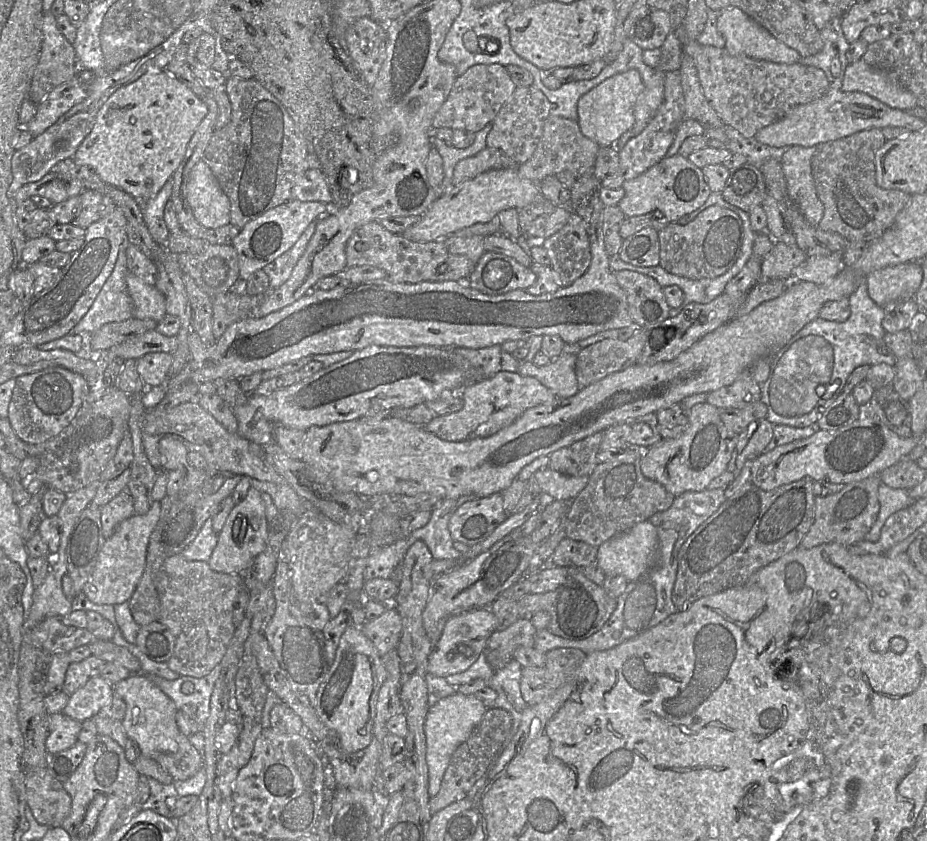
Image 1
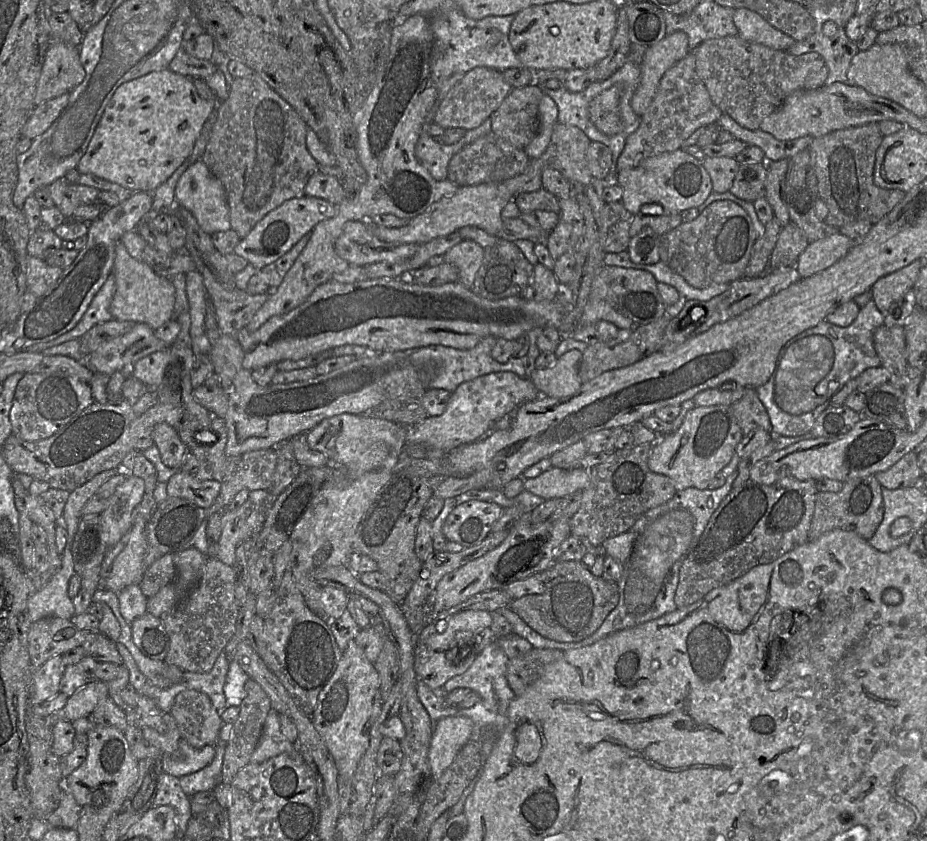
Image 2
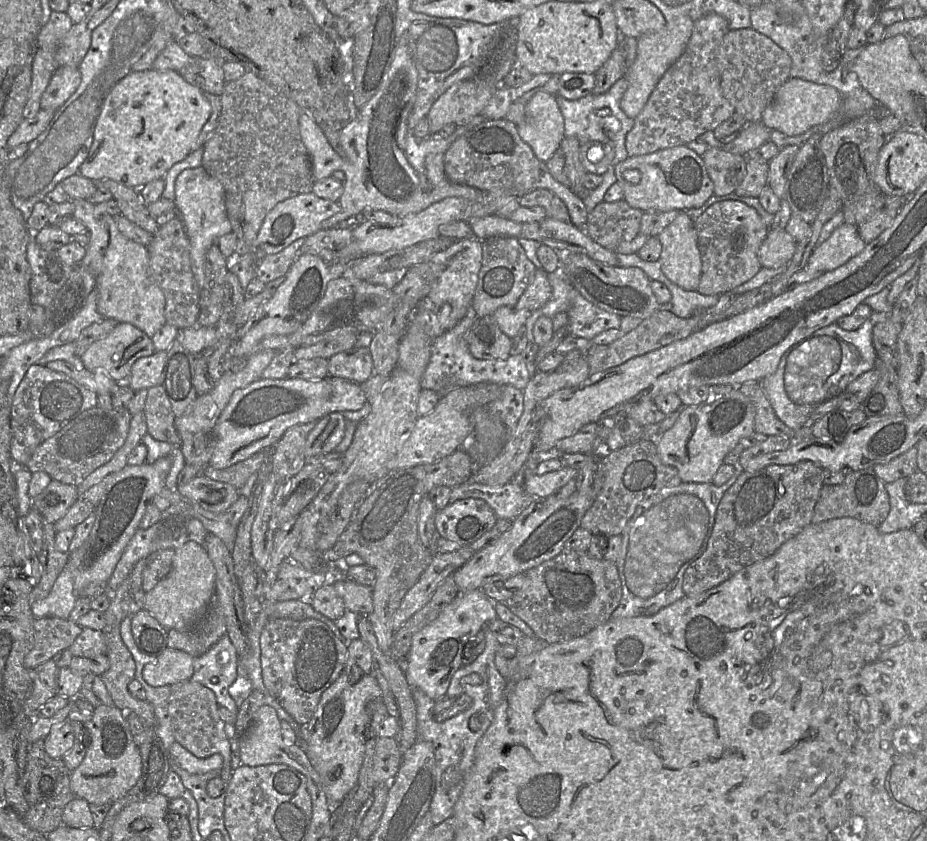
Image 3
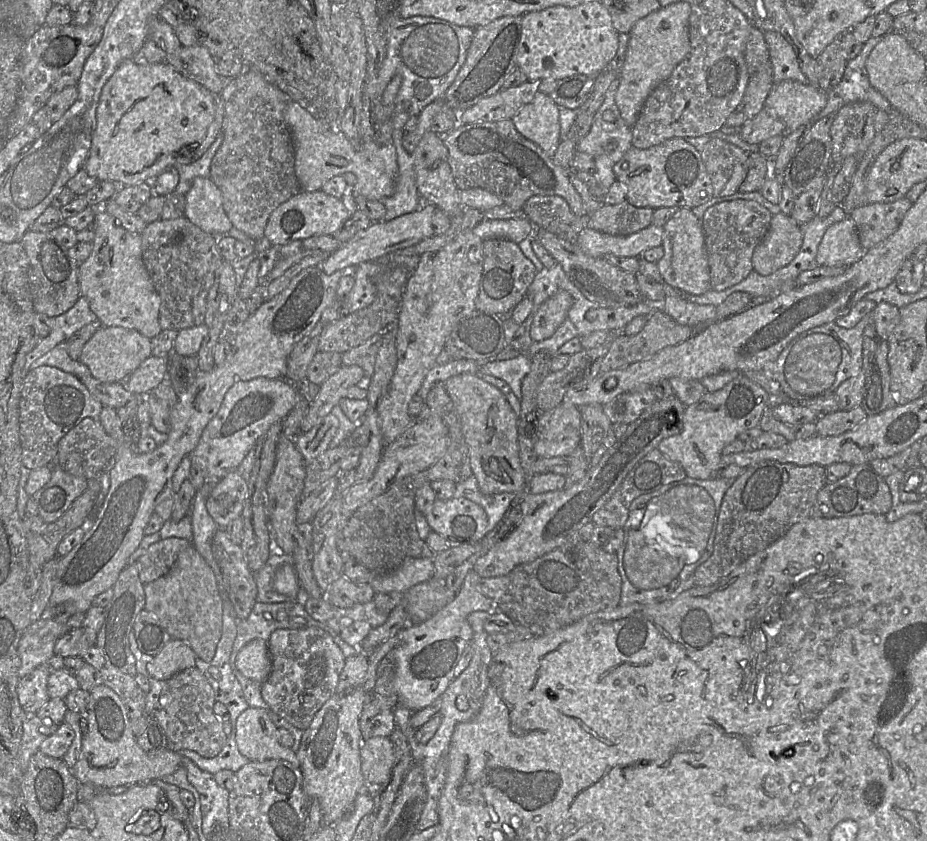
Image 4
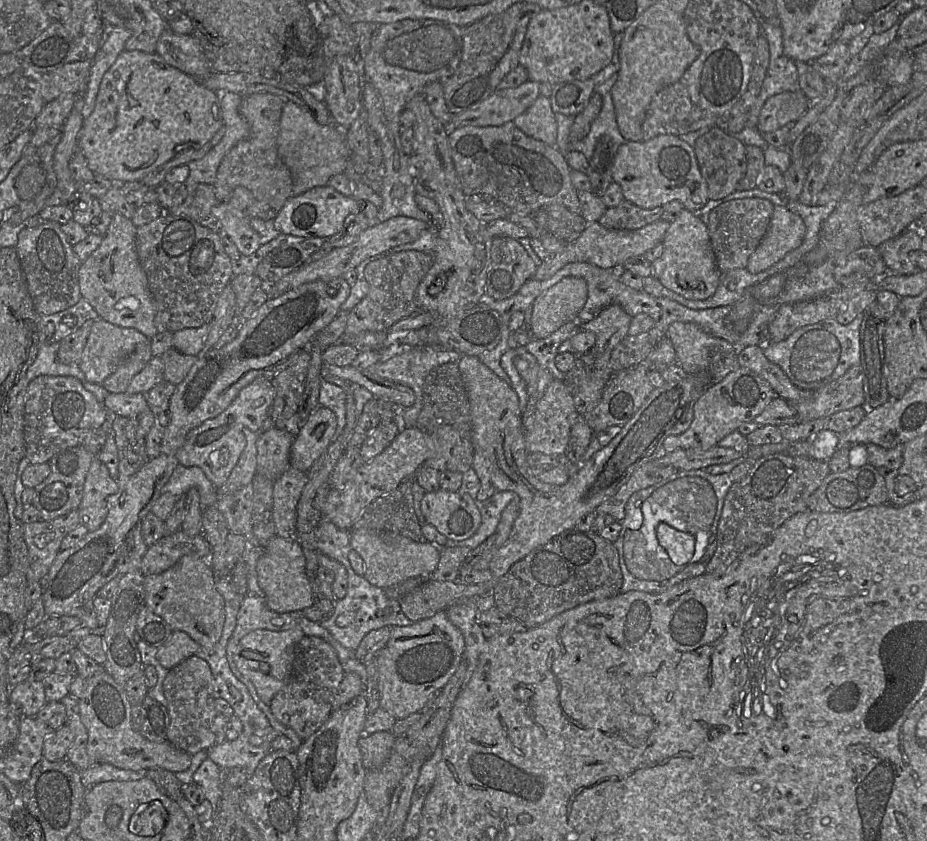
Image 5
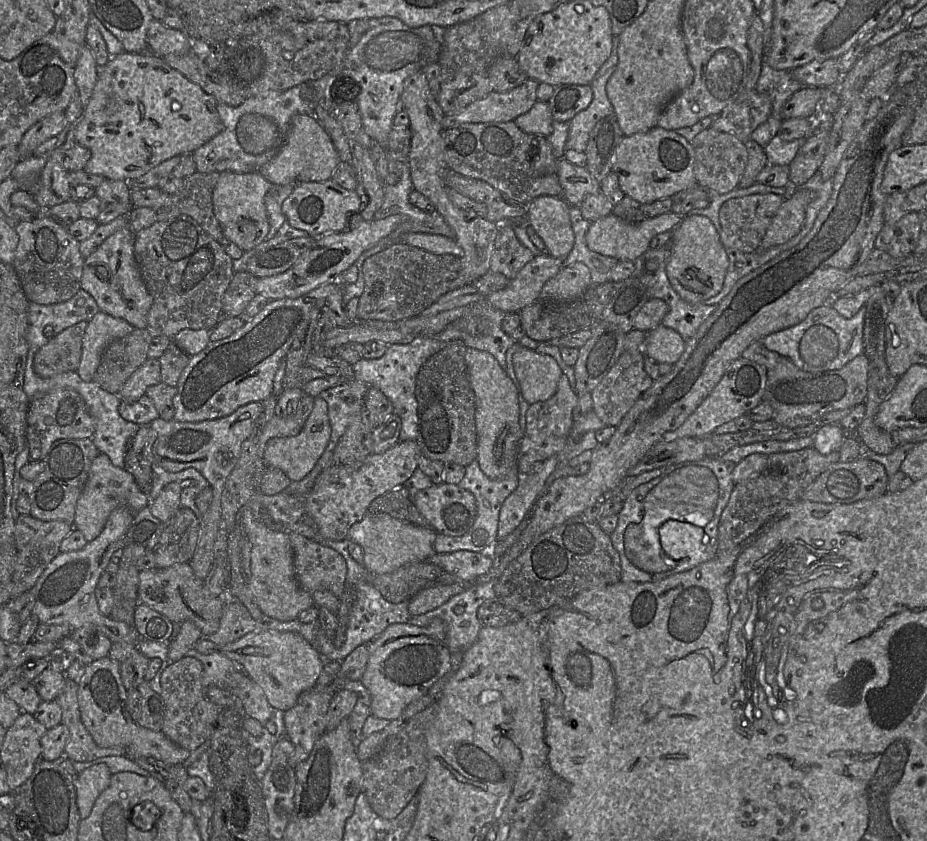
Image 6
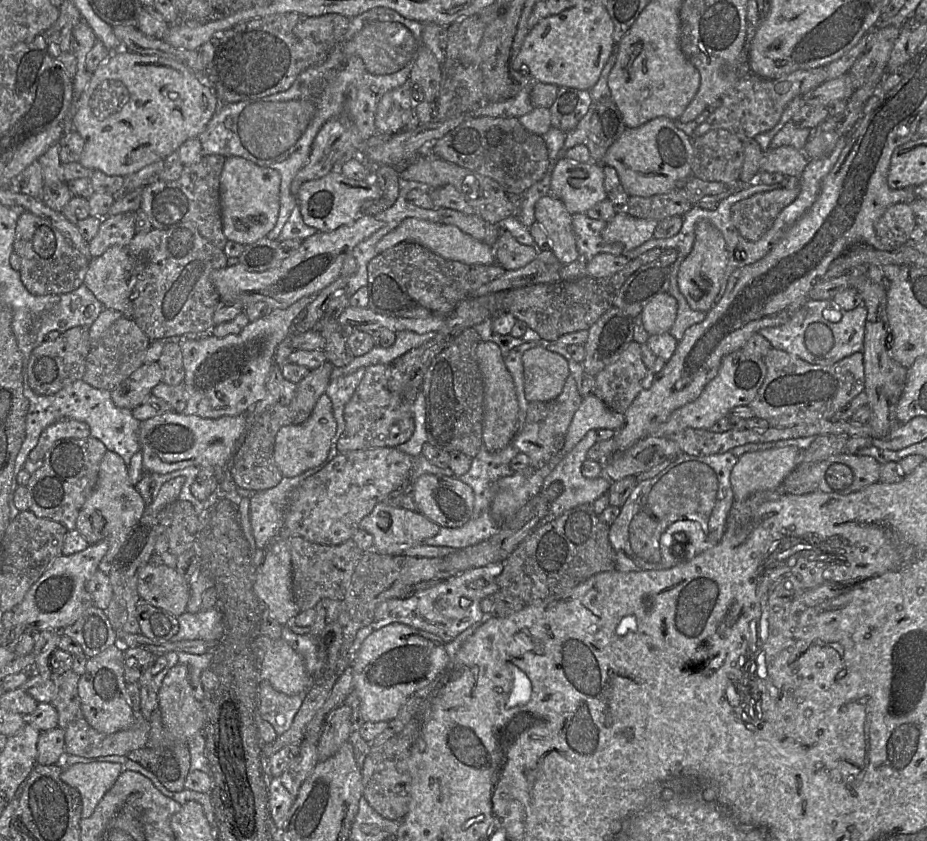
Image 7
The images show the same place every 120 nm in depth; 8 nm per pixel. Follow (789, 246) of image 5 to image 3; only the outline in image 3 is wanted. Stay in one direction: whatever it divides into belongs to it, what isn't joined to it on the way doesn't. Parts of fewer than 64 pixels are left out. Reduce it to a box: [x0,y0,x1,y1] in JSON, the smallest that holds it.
[758,229,796,268]

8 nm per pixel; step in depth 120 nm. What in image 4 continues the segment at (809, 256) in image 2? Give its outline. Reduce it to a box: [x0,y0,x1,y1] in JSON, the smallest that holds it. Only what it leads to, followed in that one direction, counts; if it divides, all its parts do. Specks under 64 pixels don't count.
[816,217,865,267]

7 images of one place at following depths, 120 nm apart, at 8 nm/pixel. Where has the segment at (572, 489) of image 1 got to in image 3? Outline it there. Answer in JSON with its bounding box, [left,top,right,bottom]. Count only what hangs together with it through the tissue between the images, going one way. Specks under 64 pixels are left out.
[523,466,578,498]

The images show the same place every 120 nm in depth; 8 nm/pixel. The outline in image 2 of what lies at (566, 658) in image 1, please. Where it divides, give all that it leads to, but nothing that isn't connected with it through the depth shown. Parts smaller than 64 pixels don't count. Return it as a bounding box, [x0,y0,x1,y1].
[507,648,563,695]

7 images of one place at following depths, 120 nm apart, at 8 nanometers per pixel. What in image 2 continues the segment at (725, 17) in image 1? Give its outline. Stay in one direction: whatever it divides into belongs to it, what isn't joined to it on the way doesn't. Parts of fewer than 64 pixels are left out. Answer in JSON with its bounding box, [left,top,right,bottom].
[733,9,795,51]

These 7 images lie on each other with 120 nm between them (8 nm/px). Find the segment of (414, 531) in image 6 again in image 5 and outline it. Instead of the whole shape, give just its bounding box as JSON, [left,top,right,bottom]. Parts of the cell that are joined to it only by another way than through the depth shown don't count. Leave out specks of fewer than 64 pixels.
[349,530,441,589]

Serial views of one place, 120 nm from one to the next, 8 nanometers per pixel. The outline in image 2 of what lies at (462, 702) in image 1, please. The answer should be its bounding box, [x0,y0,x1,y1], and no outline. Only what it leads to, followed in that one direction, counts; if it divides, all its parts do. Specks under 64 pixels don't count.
[428,716,473,780]

